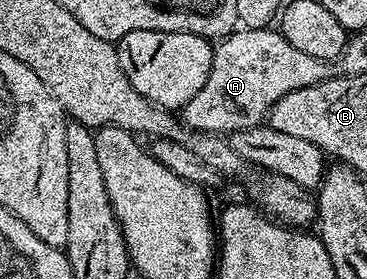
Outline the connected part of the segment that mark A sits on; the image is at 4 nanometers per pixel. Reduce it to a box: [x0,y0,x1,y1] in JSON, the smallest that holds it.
[181,29,333,136]

